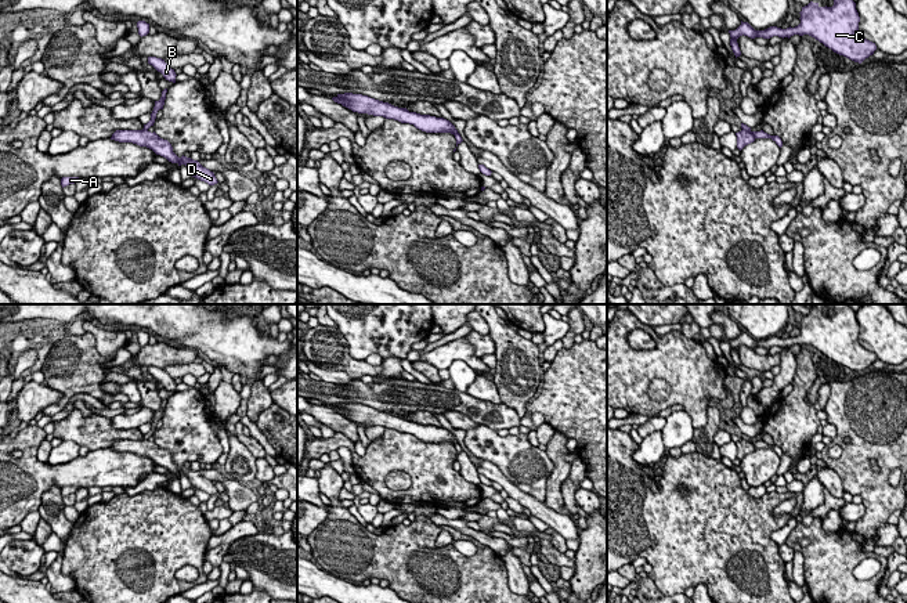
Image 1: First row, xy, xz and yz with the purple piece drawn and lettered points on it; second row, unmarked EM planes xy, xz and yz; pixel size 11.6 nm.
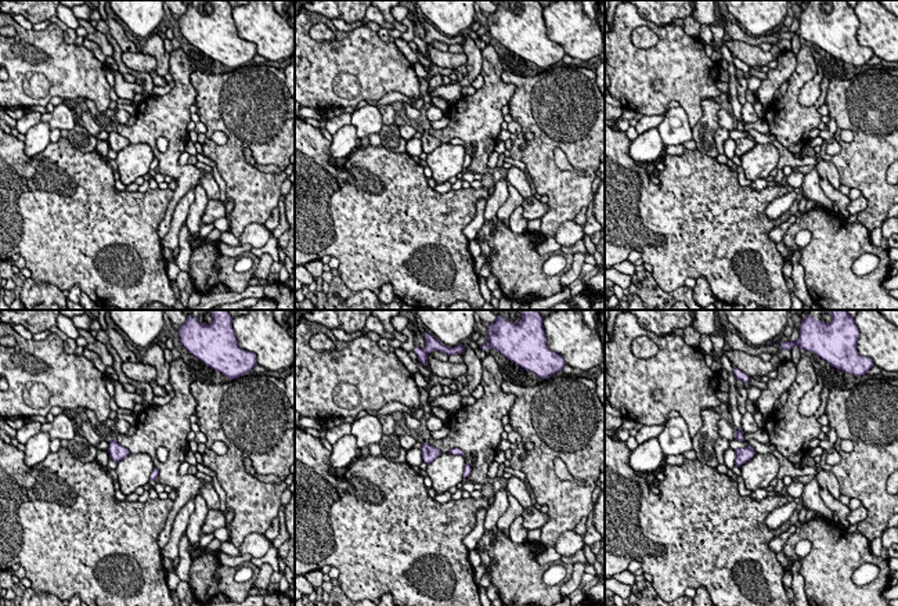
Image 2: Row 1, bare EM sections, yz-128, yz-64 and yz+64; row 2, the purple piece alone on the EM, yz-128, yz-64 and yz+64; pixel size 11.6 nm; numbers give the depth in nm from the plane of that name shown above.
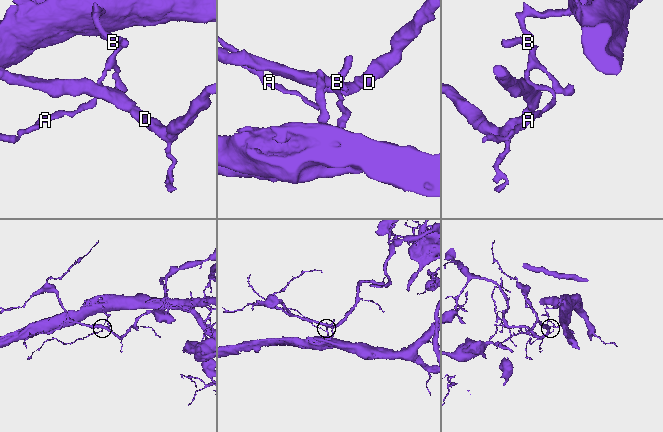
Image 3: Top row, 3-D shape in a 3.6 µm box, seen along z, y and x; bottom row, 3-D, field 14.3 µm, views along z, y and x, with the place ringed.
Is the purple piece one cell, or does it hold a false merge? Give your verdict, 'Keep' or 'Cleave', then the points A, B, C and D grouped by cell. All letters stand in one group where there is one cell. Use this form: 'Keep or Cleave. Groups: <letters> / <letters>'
Cleave. Groups: A B C / D

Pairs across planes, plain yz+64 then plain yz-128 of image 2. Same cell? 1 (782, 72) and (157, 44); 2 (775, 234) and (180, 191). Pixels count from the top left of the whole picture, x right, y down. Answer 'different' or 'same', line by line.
1: same
2: same

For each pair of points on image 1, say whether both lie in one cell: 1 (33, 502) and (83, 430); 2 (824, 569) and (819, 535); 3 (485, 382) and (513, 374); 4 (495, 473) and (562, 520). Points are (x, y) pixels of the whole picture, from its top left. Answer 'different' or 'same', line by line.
1: same
2: same
3: different
4: same

